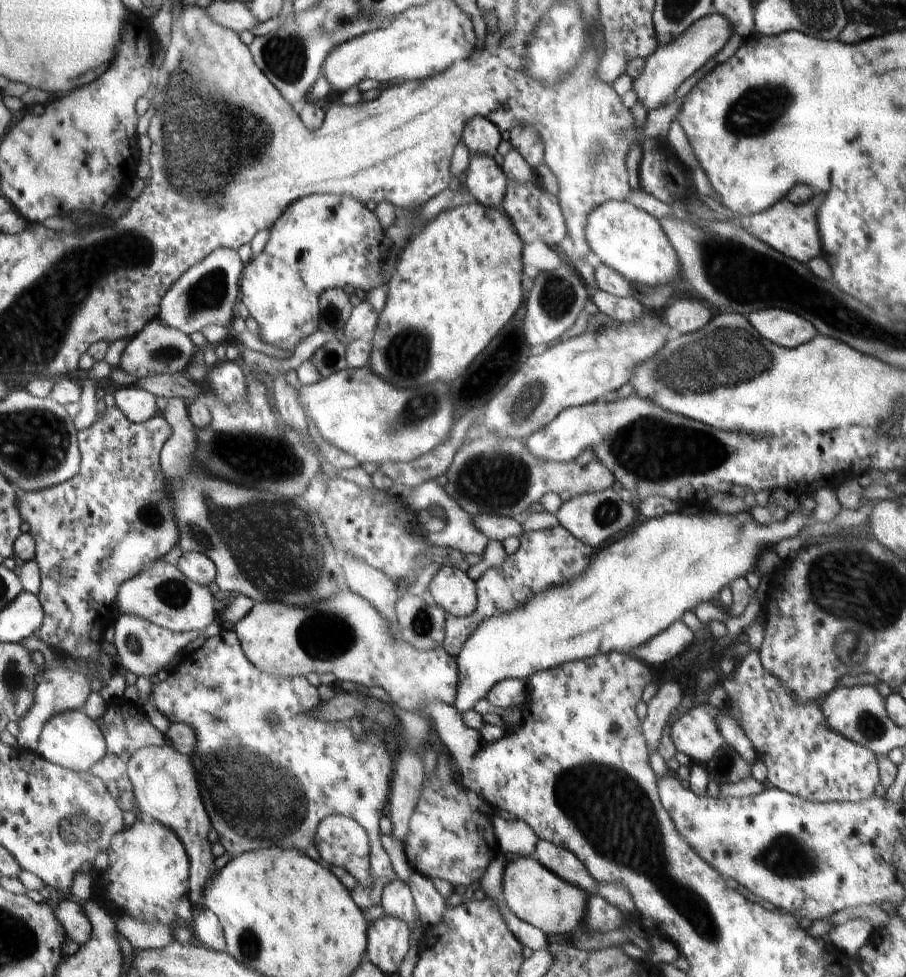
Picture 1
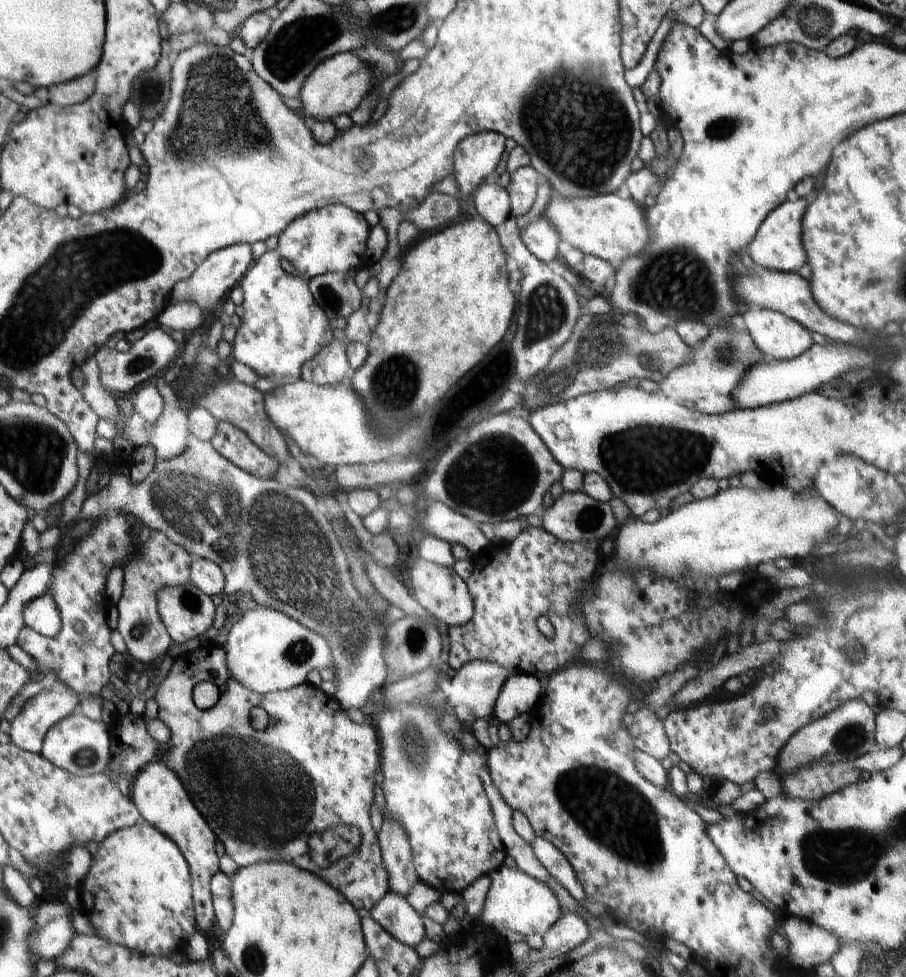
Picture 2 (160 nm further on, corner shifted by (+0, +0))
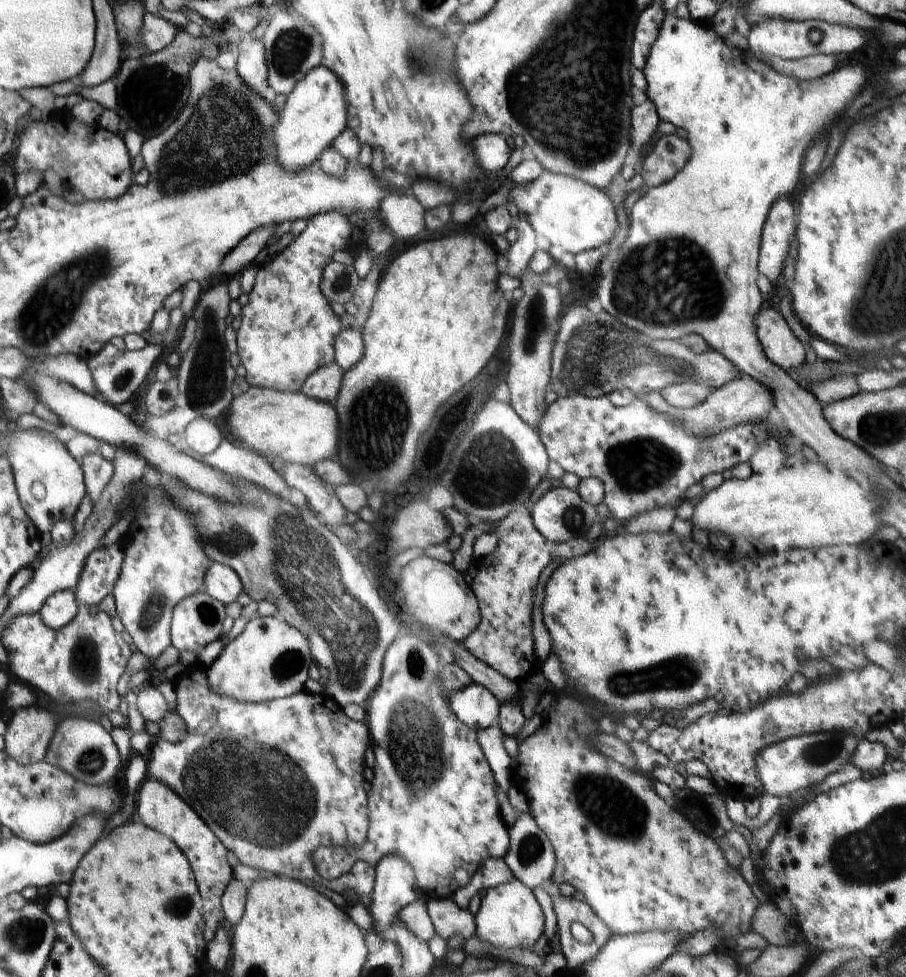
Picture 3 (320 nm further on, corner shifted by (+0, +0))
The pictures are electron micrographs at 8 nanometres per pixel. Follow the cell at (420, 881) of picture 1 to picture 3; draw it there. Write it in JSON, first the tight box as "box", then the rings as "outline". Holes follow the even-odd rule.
{"box":[426,899,475,940],"outline":[[[428,899],[426,908],[440,938],[448,940],[452,936],[460,936],[464,940],[470,940],[475,935],[475,916],[468,909],[458,907],[452,899]]]}

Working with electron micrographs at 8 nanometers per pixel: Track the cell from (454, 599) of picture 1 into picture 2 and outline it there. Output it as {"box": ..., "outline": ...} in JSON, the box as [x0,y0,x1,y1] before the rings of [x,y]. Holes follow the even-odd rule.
{"box":[410,556,474,628],"outline":[[[418,556],[410,568],[410,582],[414,588],[415,599],[440,622],[448,628],[466,624],[474,614],[474,603],[464,581],[451,567],[445,567],[427,561]]]}

